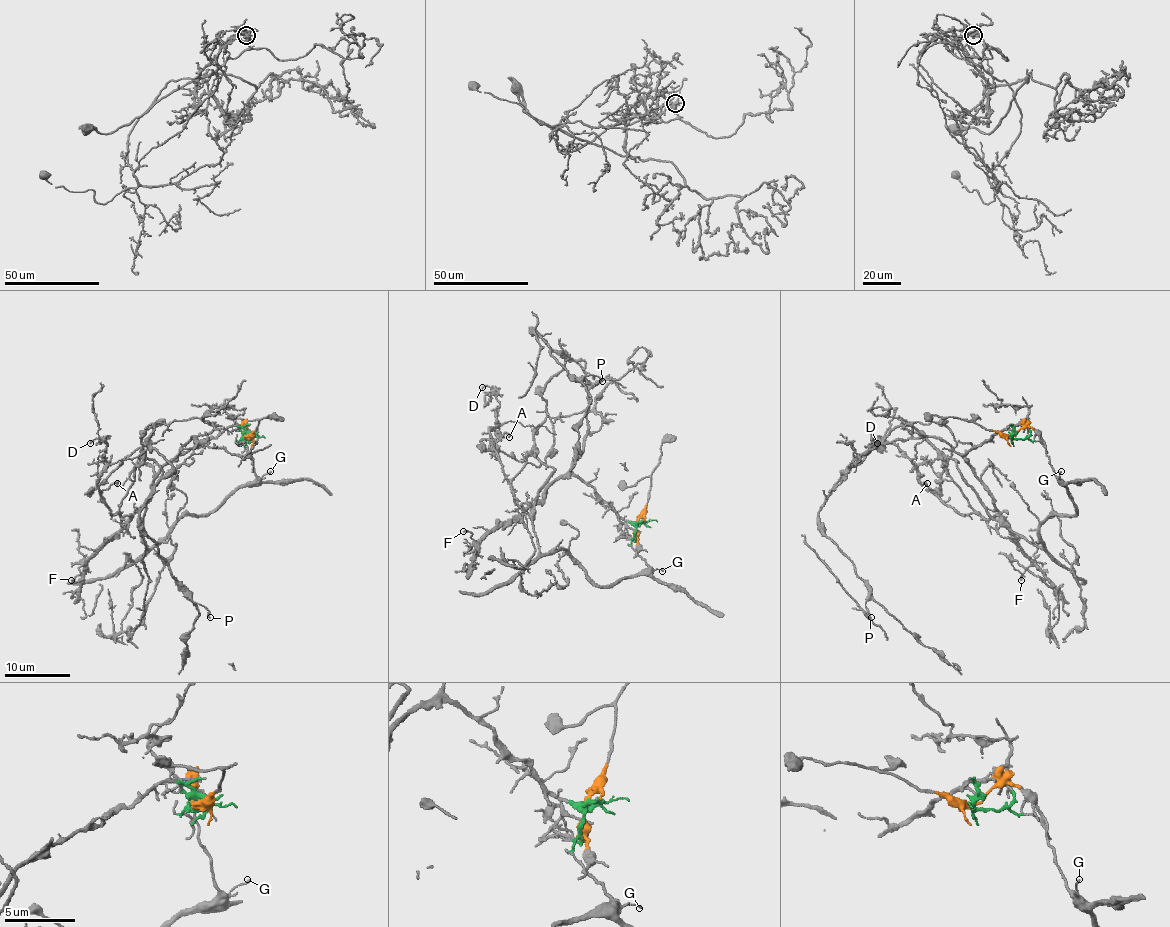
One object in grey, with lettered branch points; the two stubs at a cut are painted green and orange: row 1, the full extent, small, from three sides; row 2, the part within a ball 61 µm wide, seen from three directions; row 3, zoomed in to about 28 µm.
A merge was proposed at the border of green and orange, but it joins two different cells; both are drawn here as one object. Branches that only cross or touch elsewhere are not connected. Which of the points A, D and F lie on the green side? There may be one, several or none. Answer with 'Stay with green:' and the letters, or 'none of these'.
Stay with green: A, D, F

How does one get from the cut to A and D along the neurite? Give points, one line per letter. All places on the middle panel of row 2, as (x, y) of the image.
A: (638, 523), (569, 475), (521, 508), (493, 445), (509, 437)
D: (638, 523), (569, 475), (539, 501), (524, 508), (514, 501), (490, 431), (499, 406), (488, 386), (481, 388)

